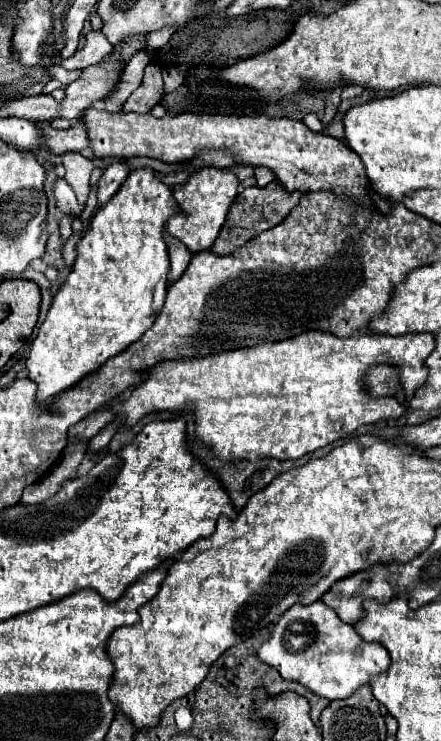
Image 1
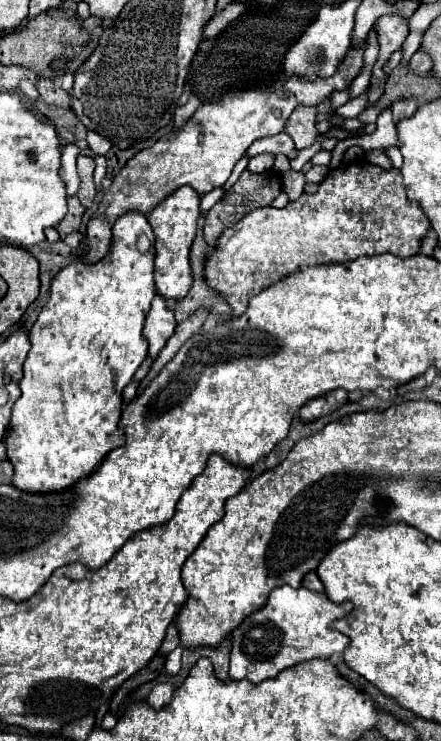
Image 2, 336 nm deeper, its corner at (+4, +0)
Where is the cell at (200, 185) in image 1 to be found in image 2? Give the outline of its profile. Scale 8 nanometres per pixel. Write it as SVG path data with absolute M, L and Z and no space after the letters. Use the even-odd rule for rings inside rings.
M180 187L174 195L166 197L154 211L148 215L148 223L156 235L156 261L154 261L154 281L156 289L166 299L182 299L192 285L192 271L188 263L188 253L196 237L200 217L200 195L192 187Z

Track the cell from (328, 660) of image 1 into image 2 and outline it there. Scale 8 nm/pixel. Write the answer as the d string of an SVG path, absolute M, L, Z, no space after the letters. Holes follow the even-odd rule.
M282 585L270 593L270 599L266 605L258 611L254 611L248 619L244 619L234 631L232 631L232 655L230 655L230 679L236 681L250 681L250 683L262 683L264 679L276 677L282 669L294 667L298 663L310 661L310 659L332 659L334 655L342 655L342 651L348 647L348 637L344 633L338 633L332 629L332 623L338 619L344 619L352 611L352 603L336 605L332 603L324 593L314 593L304 587L292 589L288 585Z

